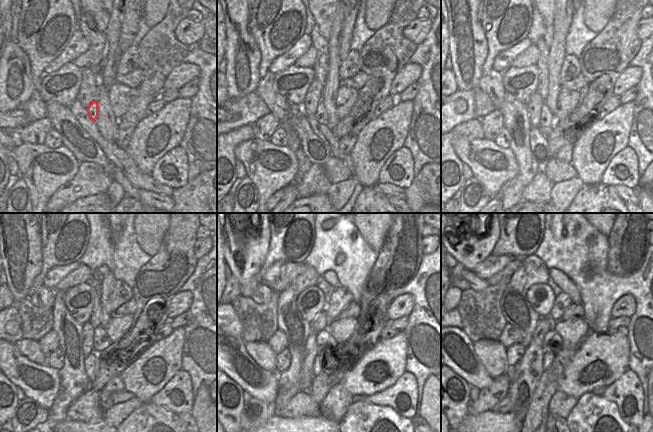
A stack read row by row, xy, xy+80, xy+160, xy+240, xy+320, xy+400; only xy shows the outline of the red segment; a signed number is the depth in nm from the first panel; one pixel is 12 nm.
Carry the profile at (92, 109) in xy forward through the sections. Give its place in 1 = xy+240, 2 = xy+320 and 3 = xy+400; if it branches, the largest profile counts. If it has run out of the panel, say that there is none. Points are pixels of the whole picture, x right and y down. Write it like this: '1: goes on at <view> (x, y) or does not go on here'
1: goes on at xy+240 (101, 340)
2: goes on at xy+320 (324, 340)
3: goes on at xy+400 (552, 342)

